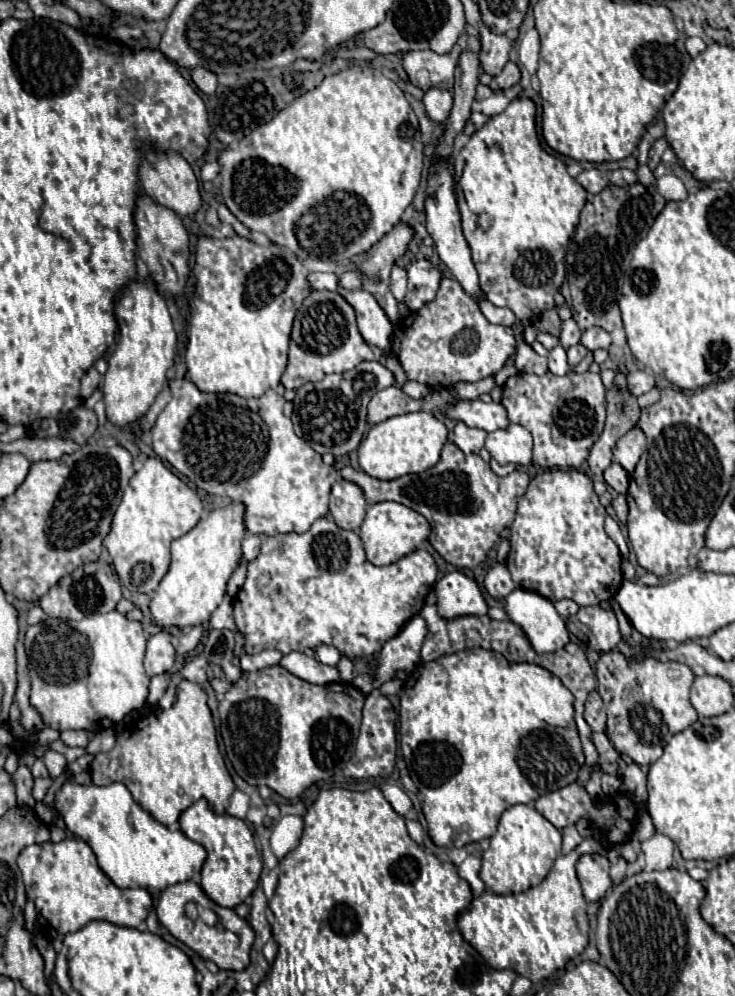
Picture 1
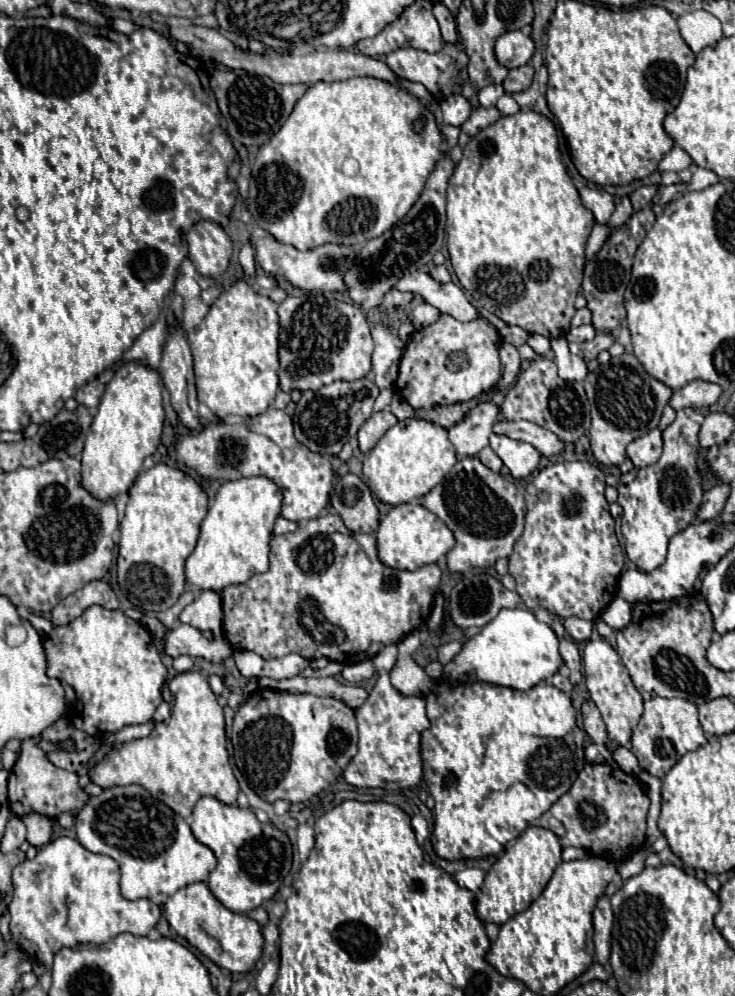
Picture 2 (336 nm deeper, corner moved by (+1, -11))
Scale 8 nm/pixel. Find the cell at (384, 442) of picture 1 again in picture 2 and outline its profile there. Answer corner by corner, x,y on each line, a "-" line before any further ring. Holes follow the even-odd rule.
408,418
392,426
364,456
364,476
370,490
384,504
404,504
428,494
456,464
454,446
442,426
428,420

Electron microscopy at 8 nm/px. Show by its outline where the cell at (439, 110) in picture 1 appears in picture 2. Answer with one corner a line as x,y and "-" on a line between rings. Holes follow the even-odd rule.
450,96
444,98
440,102
440,110
442,110
442,120
444,124
450,126
462,126
462,122
466,122
466,118
470,116
472,108
470,102
464,96

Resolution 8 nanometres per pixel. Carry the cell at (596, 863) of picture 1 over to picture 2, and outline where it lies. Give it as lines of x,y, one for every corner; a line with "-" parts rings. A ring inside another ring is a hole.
602,894
596,902
592,922
594,922
594,946
596,956
600,964
608,962
610,956
610,930
612,930
612,910
610,910
610,898

